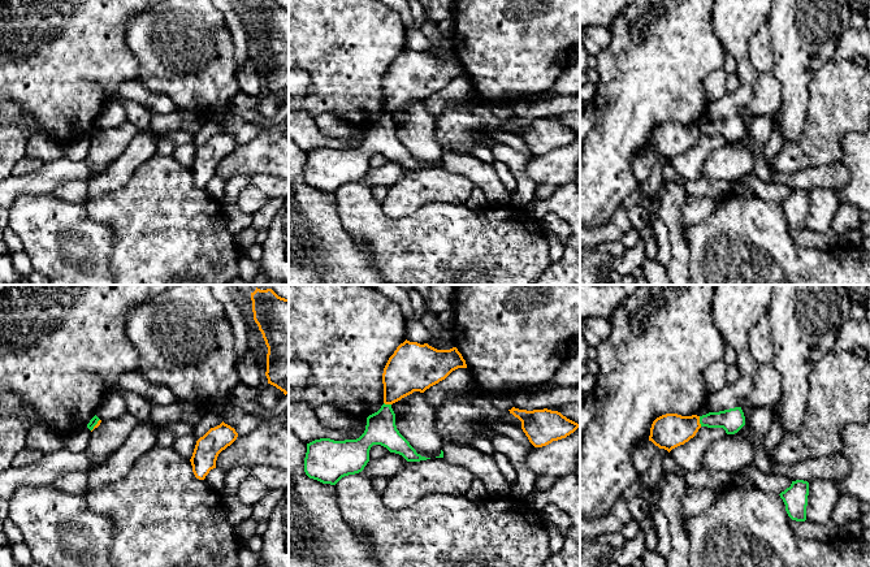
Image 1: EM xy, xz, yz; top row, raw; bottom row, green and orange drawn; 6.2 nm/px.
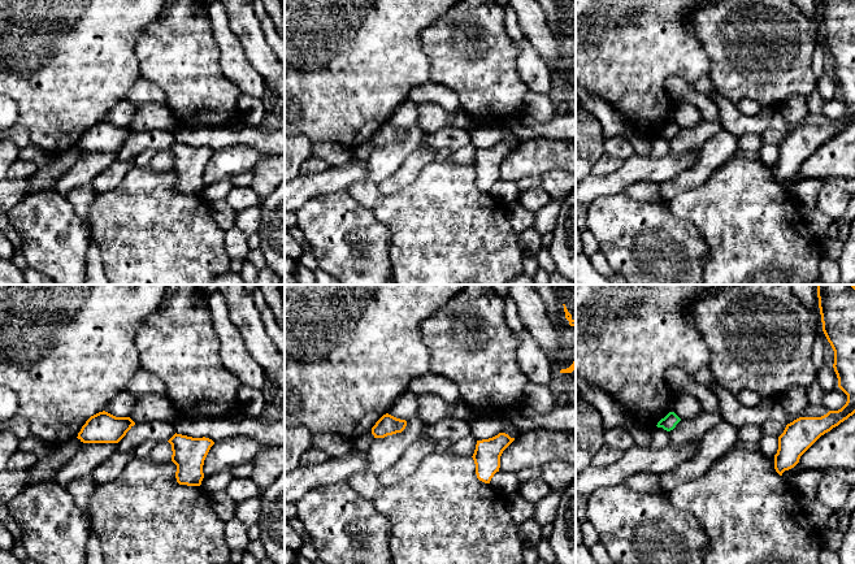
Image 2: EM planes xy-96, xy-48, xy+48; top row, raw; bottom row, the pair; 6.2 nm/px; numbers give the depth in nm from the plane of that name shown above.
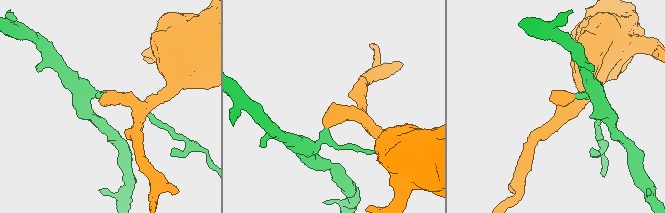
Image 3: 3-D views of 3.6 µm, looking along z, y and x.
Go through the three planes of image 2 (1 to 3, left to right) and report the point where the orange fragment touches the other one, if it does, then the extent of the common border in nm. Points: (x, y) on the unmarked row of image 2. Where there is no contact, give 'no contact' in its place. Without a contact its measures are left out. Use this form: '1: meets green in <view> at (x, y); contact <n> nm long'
1: no contact
2: no contact
3: no contact

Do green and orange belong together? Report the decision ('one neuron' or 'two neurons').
two neurons

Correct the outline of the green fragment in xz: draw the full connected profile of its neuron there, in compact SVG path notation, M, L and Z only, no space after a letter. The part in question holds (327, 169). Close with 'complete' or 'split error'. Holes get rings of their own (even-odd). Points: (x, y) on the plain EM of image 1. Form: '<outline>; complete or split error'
M382 113L381 117L367 126L364 142L356 148L334 150L320 147L307 152L304 166L304 181L310 187L323 192L336 194L342 186L359 182L369 170L369 159L373 153L381 153L390 161L402 164L407 170L420 170L430 166L421 165L399 142L395 134L395 122L391 113Z; complete

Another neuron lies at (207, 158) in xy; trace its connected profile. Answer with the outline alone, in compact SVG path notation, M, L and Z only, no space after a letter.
M224 130L200 146L190 168L195 186L204 189L209 179L216 177L218 163L230 155L237 146L235 138Z

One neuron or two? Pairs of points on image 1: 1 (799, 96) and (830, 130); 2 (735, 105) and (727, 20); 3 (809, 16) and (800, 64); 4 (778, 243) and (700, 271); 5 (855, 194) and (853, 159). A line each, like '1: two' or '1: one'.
1: two
2: one
3: one
4: one
5: one

